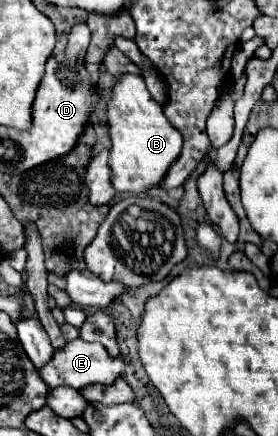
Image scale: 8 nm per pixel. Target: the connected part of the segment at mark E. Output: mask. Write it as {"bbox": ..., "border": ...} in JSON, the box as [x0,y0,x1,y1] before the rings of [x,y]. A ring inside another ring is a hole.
{"bbox":[38,339,124,389],"border":[[[74,339],[70,343],[66,343],[64,347],[56,349],[50,363],[46,363],[42,369],[38,369],[40,379],[48,385],[48,387],[58,387],[58,385],[68,385],[74,389],[82,389],[86,385],[92,383],[114,383],[116,377],[120,377],[124,373],[124,363],[120,357],[112,359],[108,355],[108,351],[100,345],[100,343],[88,343],[82,339]]]}

